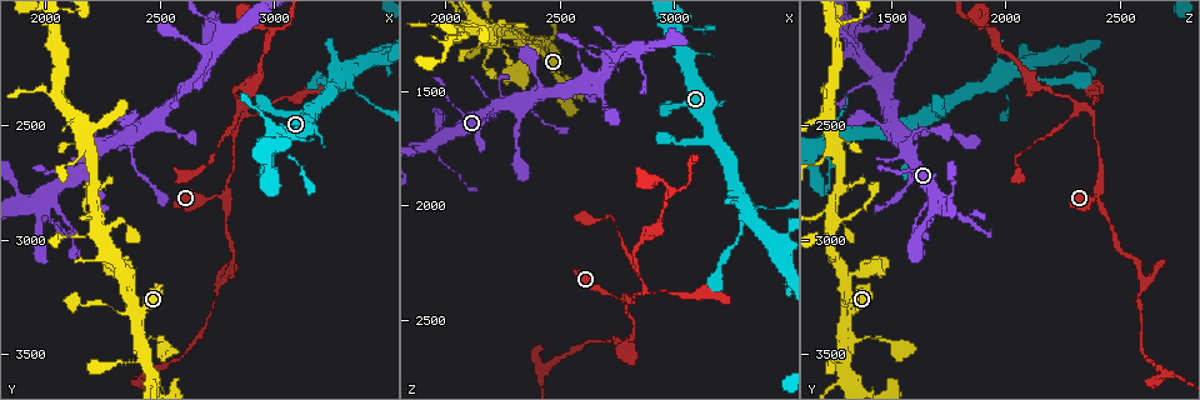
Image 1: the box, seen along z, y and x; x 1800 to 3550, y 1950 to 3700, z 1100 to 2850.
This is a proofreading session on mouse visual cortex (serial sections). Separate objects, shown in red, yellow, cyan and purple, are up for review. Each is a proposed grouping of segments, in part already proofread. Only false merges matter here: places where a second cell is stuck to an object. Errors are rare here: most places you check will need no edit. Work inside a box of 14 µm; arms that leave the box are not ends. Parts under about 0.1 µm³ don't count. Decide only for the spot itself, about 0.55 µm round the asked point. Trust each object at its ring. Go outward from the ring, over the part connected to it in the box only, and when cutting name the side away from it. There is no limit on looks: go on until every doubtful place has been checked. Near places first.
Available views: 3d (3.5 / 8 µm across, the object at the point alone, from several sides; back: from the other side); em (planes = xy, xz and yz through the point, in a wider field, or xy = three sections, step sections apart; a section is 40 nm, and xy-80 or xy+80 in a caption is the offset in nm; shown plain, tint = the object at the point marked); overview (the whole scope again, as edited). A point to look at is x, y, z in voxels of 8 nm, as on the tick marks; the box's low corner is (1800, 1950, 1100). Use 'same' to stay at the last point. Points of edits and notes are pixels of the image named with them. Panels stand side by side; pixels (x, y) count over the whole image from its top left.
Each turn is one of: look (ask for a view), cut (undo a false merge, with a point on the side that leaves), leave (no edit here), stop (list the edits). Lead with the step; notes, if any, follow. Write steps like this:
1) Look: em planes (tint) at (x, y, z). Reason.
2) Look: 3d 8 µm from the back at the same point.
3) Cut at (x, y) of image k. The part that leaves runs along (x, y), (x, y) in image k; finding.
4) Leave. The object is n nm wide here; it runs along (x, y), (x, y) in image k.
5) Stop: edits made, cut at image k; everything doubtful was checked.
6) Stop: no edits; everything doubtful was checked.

Look: 3d 3.5 µm at (2760, 2820, 2410). A fork.

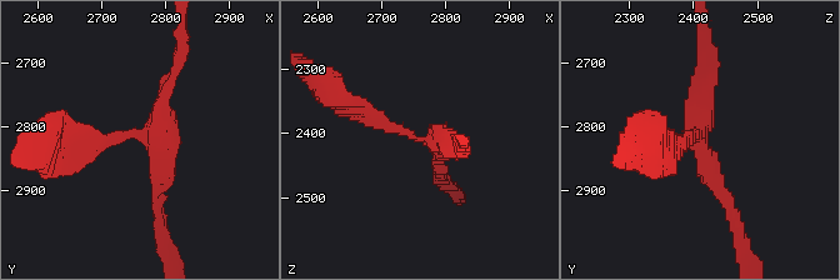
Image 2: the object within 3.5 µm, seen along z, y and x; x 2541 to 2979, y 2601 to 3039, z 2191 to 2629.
Look: em xy step 1 (tint) at (2760, 2805, 2410).

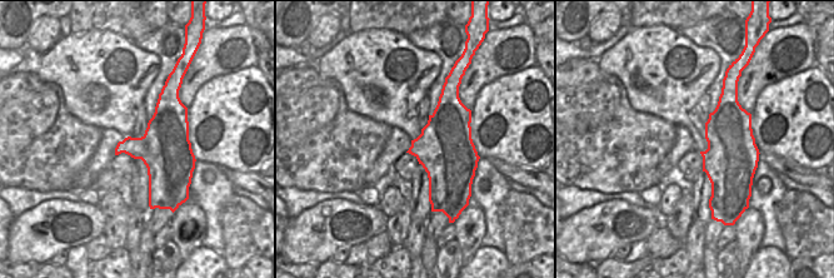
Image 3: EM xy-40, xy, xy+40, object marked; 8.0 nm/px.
Leave. It runs along (69, 134), (153, 130), (176, 65) in image 2; all the same cell.

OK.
Look: em xy step 2 (tint) at (2860, 2470, 2390).

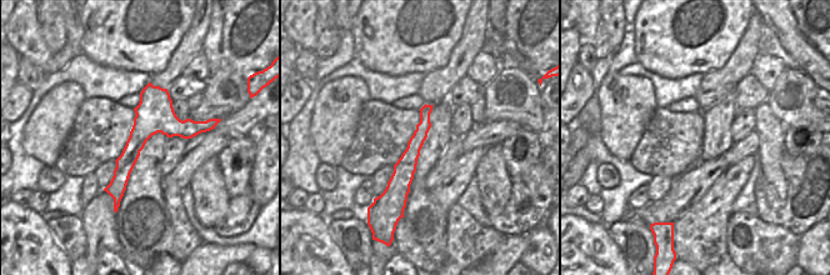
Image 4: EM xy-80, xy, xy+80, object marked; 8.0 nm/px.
Look: 3d 3.5 µm at the same point. See where the arms go.

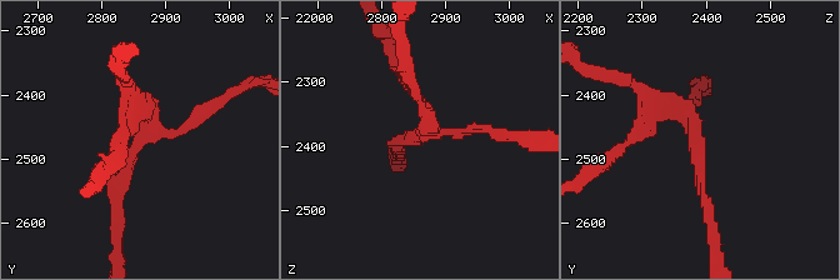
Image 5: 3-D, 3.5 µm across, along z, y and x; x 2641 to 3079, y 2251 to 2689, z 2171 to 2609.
Leave. The arms are 150, 150, 150 nm wide; it runs along (204, 126), (151, 126), (109, 189) in image 4; continuous, no second cell.

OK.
Look: 3d 8 µm at (2210, 2930, 1240). Calibre changes.

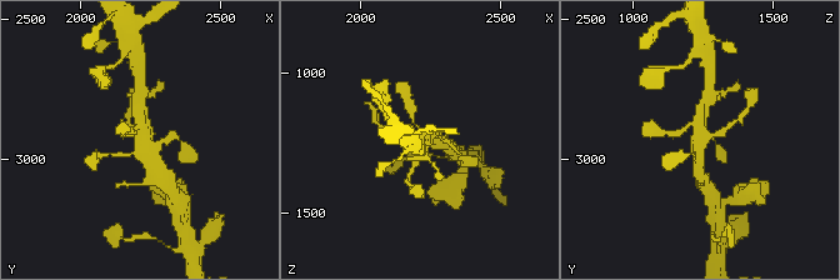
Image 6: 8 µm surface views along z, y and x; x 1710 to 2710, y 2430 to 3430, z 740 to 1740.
Look: 3d 3.5 µm at (2220, 2940, 1230). Zoom in.

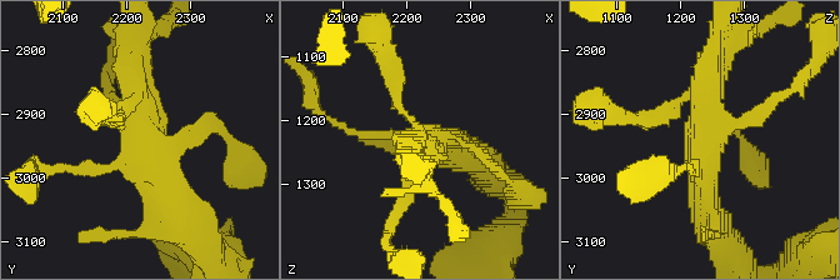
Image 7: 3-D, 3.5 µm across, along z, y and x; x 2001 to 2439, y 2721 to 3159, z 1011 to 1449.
Leave. It runs along (176, 214), (145, 164), (130, 53) in image 7; one cell here.

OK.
Look: 3d 3.5 µm at (3310, 2260, 2020). Small branch off a trunk.

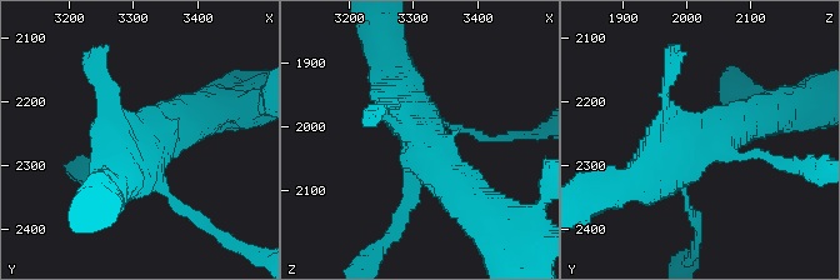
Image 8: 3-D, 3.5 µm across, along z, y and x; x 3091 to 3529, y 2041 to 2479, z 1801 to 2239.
Look: em xy step 5 (tint) at (3310, 2270, 2020). Shape alone is not enough.

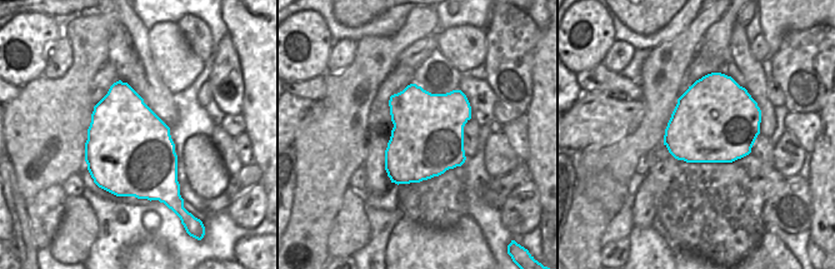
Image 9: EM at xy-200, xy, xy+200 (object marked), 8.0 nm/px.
Look: em xy step 1 (tint) at the same point.

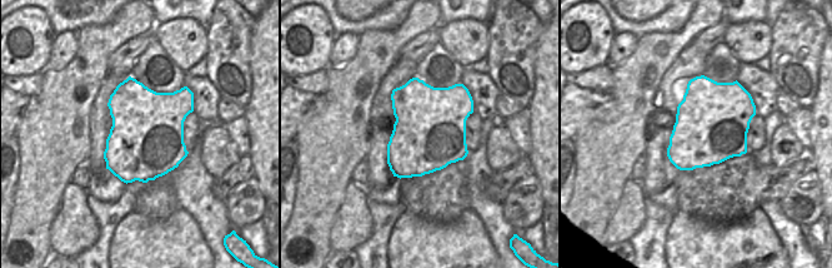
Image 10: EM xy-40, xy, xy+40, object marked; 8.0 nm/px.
Leave. It runs along (384, 55), (404, 109), (450, 180) in image 8; all the same cell.

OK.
Stop: no edits; everything doubtful was checked.

